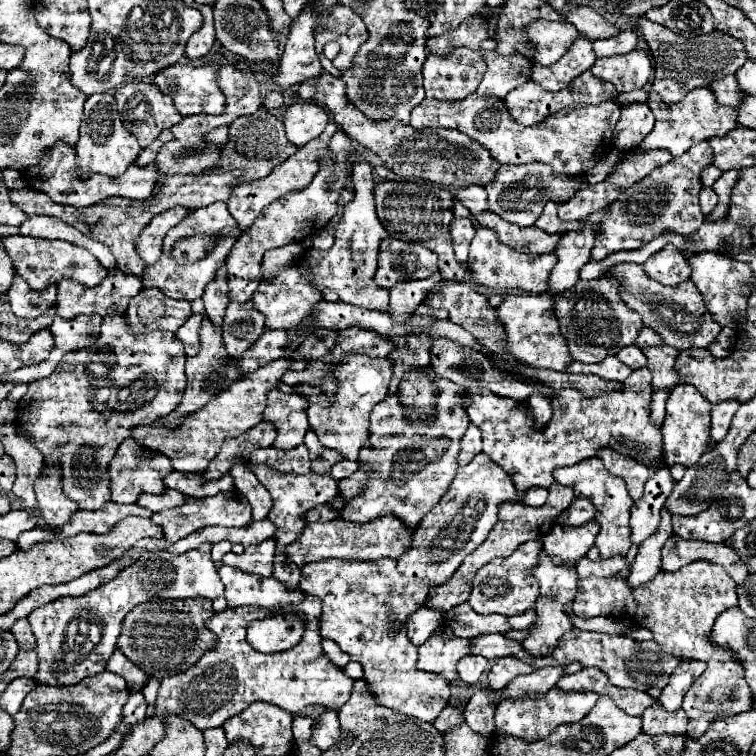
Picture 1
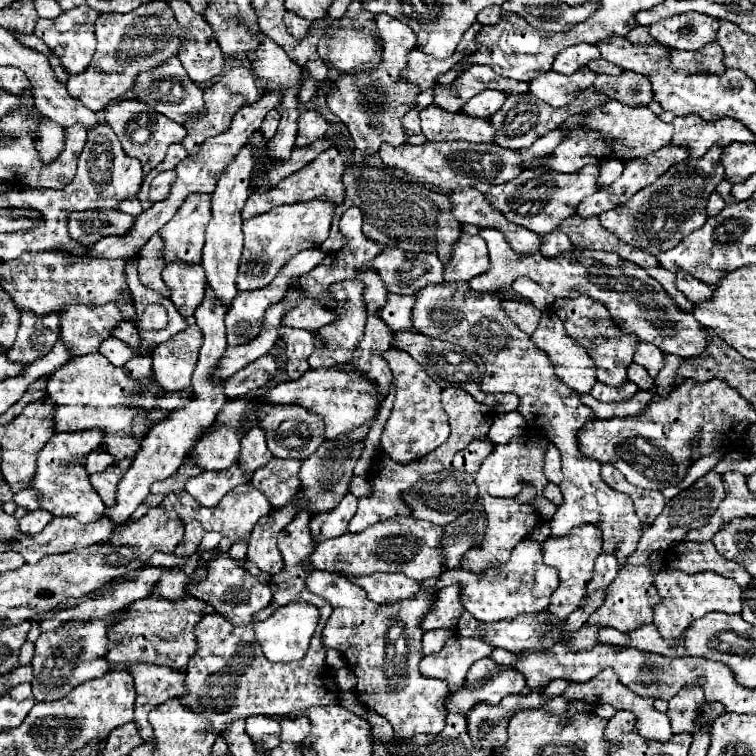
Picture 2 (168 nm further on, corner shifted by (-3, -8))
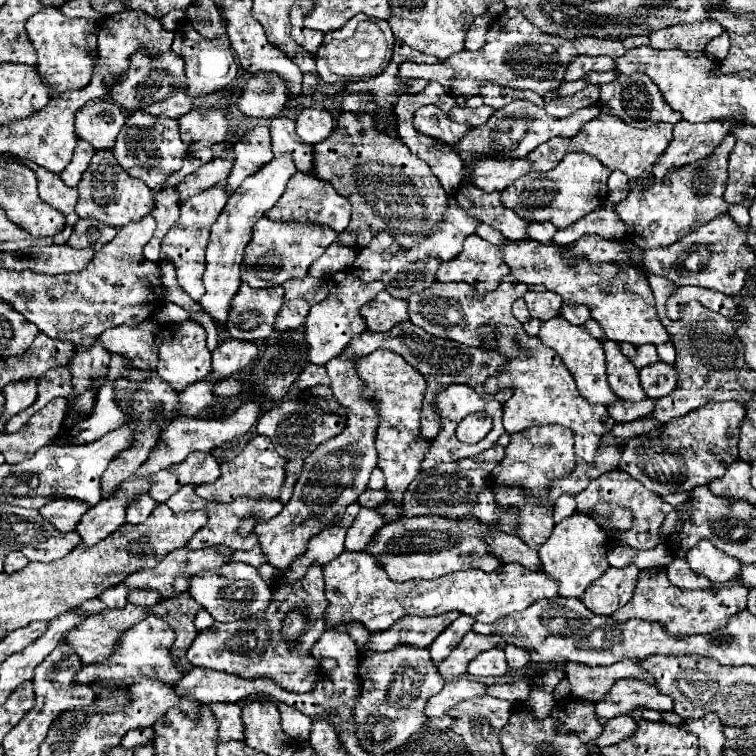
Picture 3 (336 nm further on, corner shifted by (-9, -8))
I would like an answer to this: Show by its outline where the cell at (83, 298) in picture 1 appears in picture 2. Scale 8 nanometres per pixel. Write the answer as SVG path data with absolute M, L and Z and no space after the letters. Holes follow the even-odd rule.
M115 304L103 308L71 306L61 314L61 340L71 356L85 356L97 352L101 342L109 338L111 328L121 320Z

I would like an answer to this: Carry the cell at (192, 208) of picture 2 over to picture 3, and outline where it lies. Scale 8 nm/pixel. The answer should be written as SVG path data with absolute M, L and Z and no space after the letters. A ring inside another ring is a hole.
M225 182L215 184L211 188L207 188L205 192L191 196L189 200L181 202L181 216L179 220L173 224L173 228L165 234L165 240L161 242L161 258L169 258L175 268L177 268L177 280L181 284L181 288L195 300L199 302L199 298L203 296L205 288L201 282L201 276L205 272L205 248L209 244L209 232L213 222L217 220L217 216L221 214L221 210L225 208Z

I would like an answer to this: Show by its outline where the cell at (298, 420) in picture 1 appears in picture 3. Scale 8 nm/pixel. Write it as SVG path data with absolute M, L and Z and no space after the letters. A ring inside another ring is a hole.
M283 400L271 410L267 410L257 422L257 434L265 434L271 438L275 450L283 458L307 458L321 442L335 438L345 428L345 418L335 412L321 412L319 408L299 402L299 400Z

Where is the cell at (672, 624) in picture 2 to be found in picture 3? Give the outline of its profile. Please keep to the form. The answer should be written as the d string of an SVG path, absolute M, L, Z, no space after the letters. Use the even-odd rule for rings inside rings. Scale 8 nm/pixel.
M675 558L667 566L667 576L669 576L671 584L681 590L713 590L713 582L705 576L693 574L691 568L687 566L687 562L681 558Z

